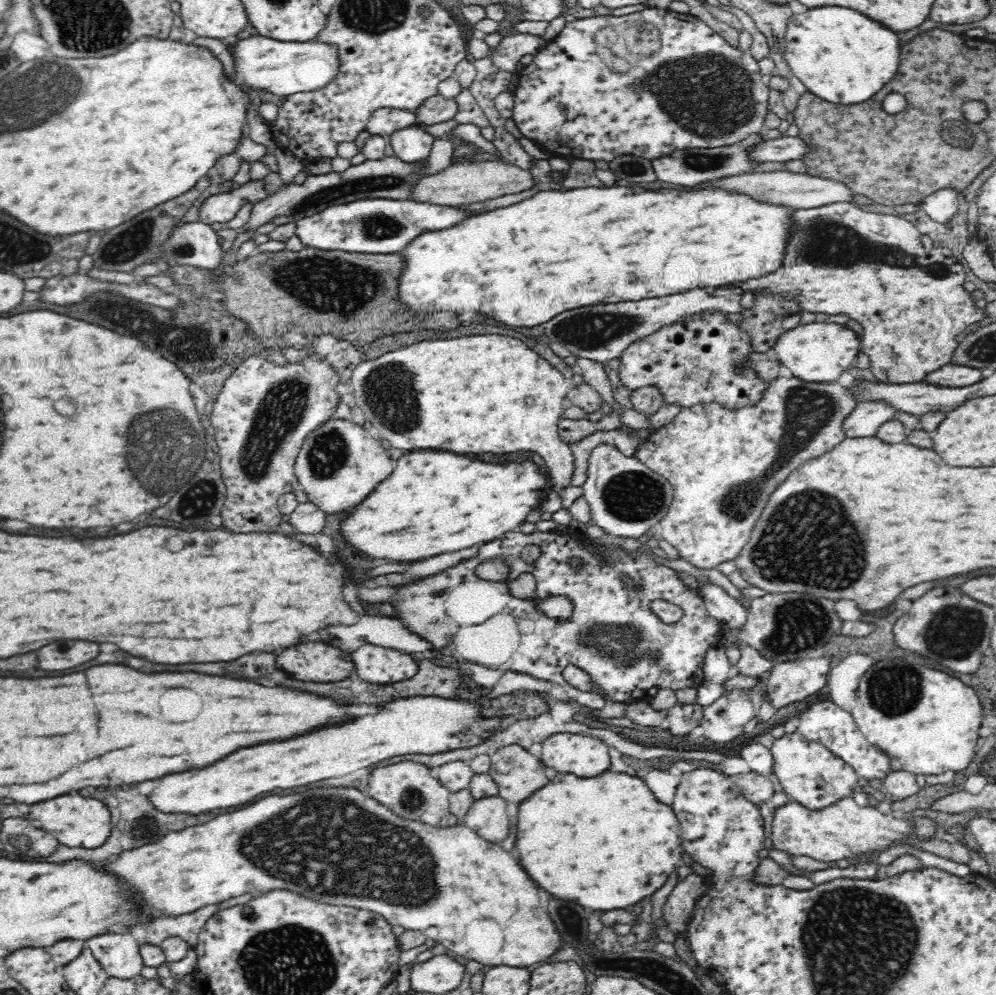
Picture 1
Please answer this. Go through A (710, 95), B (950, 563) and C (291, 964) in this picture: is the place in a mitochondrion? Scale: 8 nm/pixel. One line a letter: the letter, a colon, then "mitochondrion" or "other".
A: mitochondrion
B: other
C: mitochondrion

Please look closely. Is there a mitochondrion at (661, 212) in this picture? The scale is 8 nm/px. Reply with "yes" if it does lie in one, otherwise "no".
no

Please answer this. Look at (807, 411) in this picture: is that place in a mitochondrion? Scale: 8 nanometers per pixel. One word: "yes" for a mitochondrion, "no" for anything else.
yes

